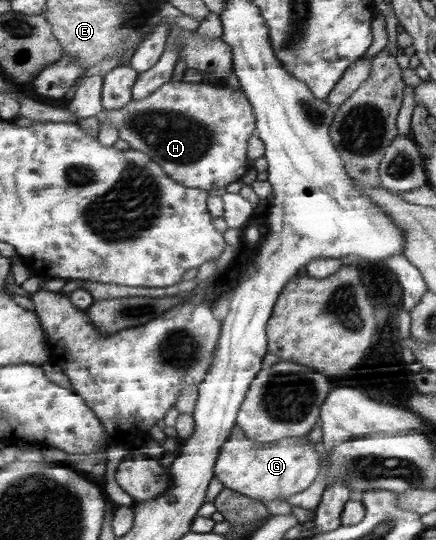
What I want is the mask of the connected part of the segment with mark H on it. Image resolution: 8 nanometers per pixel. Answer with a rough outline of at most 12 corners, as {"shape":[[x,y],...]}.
{"shape":[[169,81],[99,114],[178,183],[249,170],[244,91]]}

